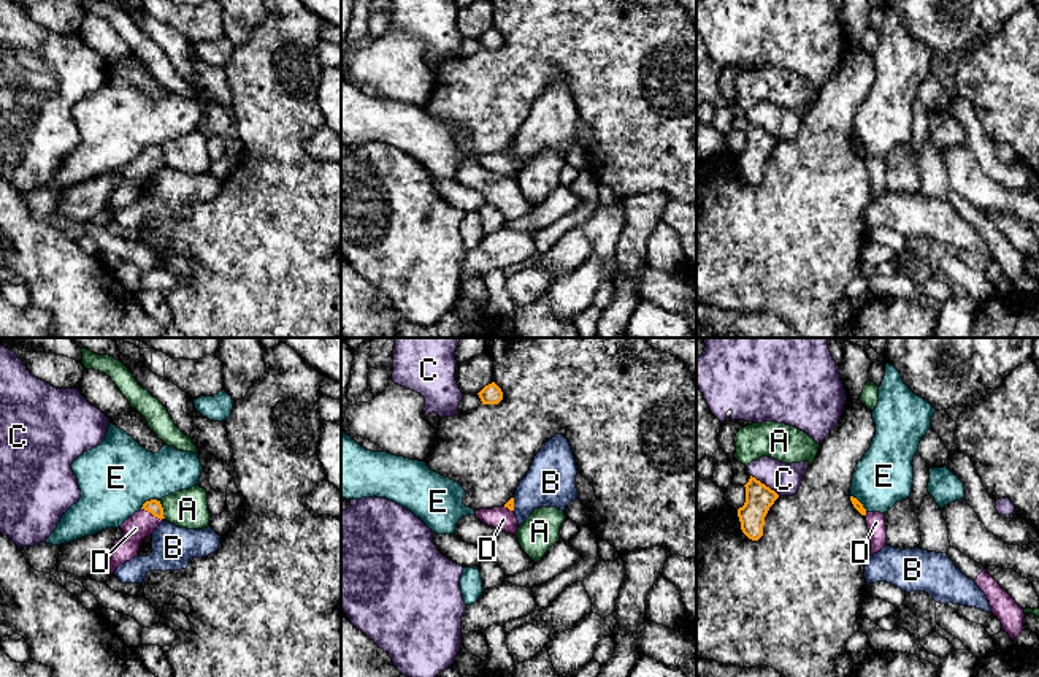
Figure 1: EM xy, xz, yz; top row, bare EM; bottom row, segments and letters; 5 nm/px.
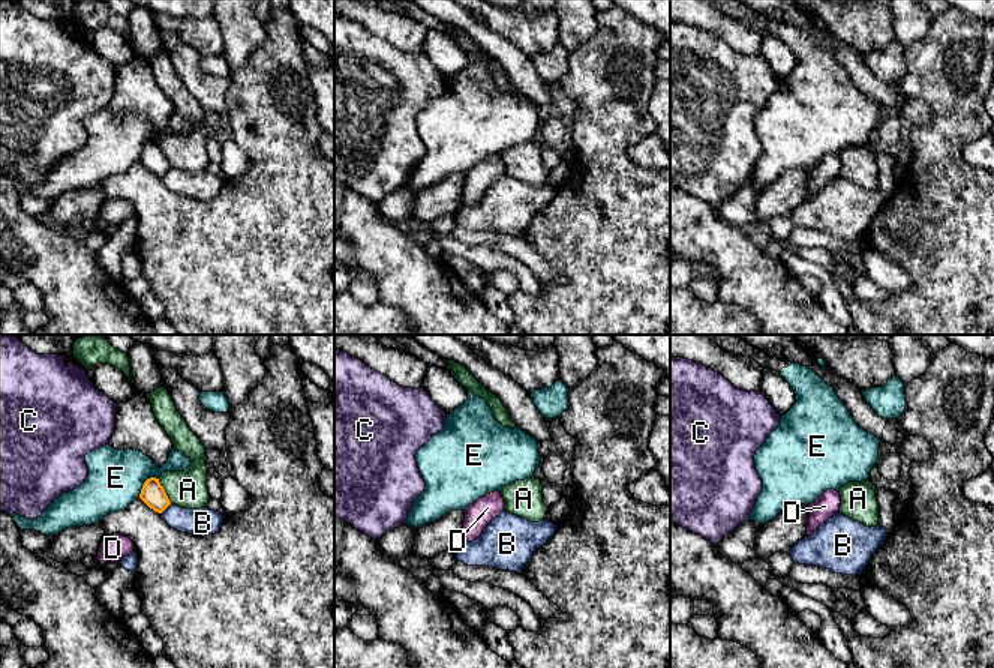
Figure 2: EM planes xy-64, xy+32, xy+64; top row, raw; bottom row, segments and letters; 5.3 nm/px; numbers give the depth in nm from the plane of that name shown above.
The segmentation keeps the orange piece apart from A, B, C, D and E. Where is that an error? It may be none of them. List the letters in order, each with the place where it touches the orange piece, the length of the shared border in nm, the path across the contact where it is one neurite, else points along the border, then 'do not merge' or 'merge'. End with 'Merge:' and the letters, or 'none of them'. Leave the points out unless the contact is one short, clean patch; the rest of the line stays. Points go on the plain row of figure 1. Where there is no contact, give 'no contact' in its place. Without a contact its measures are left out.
A: xy (162, 154) | 90 nm | do not merge
B: xz (513, 149) | 60 nm | do not merge
C: yz (763, 129) | 190 nm | do not merge
D: xy (153, 159) | 130 nm | across xy (153, 151), (153, 159), (141, 168) | merge
E: xy (151, 145) | 110 nm | along xy (159, 145), (148, 145), (140, 152) | do not merge
Merge: D

